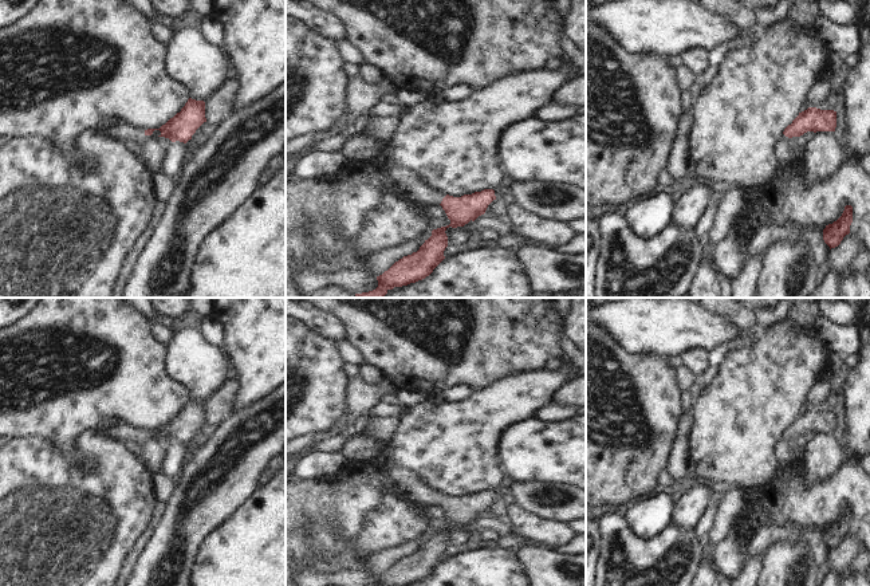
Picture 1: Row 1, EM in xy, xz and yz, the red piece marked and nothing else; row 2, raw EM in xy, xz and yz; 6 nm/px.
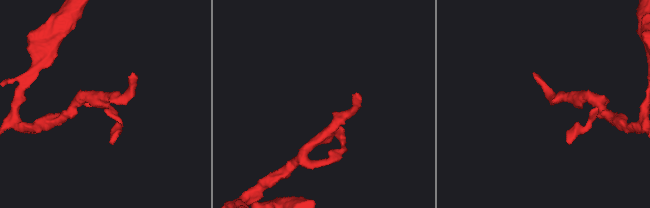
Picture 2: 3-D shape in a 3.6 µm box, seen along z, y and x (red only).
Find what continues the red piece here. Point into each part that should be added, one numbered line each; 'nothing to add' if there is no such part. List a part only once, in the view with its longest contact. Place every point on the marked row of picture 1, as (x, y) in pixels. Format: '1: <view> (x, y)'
1: xy (118, 130)

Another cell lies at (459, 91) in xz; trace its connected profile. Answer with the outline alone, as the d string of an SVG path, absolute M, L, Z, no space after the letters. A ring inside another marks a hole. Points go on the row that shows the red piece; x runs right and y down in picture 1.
M456 83L445 90L442 90L437 98L444 99L445 102L462 101L471 95L473 89L465 83Z

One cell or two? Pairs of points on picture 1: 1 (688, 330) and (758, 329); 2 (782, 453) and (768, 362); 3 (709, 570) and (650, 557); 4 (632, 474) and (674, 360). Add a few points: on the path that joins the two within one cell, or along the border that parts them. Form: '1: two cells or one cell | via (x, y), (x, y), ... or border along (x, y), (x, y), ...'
1: two cells | border along (744, 329), (737, 337), (716, 346)
2: two cells | border along (780, 437), (775, 445), (775, 457), (782, 467)
3: two cells | border along (703, 557), (696, 571)
4: two cells | border along (668, 357), (668, 361), (674, 368)

